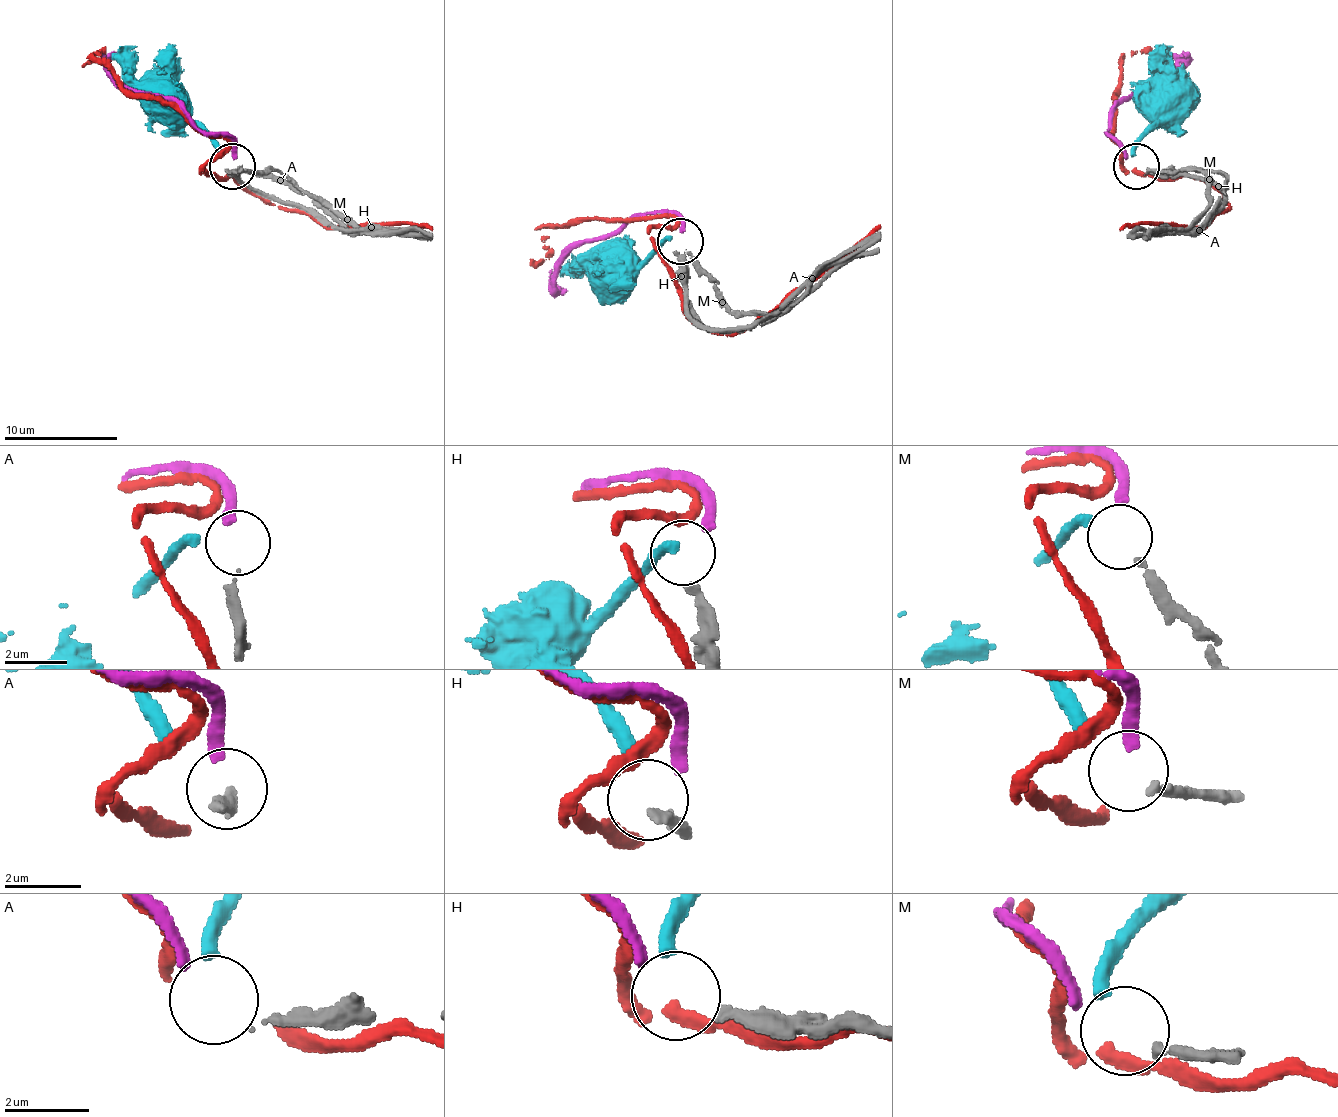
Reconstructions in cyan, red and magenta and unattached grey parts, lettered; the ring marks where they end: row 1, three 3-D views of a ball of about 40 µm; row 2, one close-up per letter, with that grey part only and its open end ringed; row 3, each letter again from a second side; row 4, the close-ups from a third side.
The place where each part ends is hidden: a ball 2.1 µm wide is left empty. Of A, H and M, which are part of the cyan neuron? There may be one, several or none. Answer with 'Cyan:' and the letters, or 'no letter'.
Cyan: H

